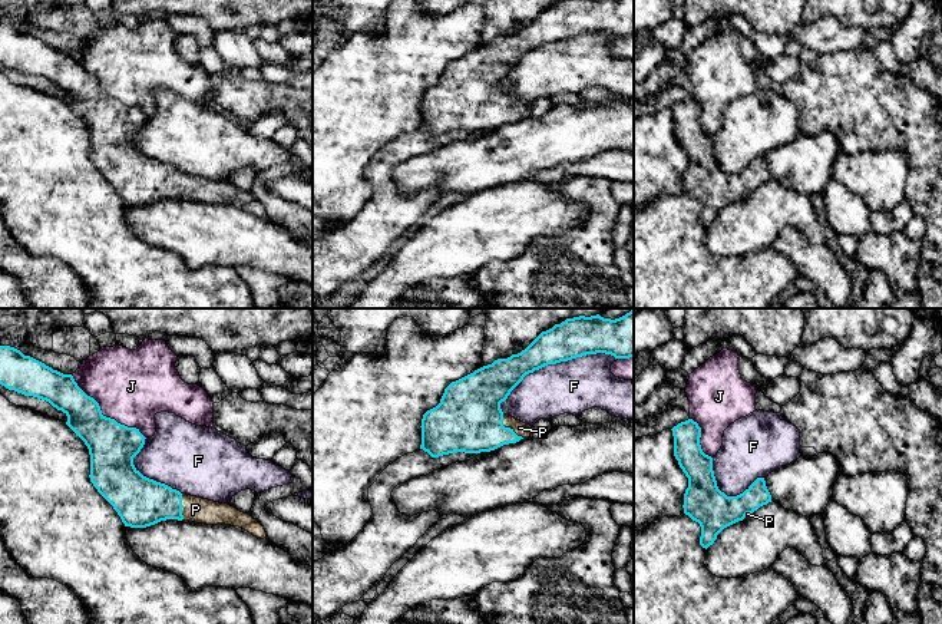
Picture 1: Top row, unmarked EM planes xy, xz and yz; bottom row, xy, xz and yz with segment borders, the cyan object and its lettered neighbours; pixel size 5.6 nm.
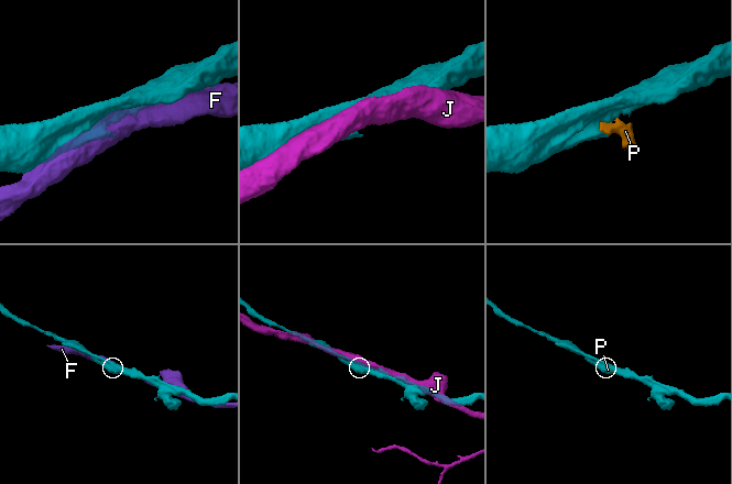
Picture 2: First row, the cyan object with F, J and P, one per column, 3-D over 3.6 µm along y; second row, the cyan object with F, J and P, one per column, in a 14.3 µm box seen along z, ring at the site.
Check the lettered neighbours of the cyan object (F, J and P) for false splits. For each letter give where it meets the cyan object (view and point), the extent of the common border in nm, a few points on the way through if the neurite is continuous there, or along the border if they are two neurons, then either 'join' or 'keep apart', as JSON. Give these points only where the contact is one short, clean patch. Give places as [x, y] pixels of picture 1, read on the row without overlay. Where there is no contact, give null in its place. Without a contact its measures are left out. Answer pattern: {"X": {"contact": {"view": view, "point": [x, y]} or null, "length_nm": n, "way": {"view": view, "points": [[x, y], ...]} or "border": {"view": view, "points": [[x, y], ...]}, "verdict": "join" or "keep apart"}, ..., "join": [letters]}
{"F": {"contact": {"view": "xz", "point": [552, 42]}, "length_nm": 700, "verdict": "keep apart"}, "J": {"contact": {"view": "xy", "point": [102, 93]}, "length_nm": 550, "verdict": "keep apart"}, "P": {"contact": {"view": "xz", "point": [508, 106]}, "length_nm": 180, "way": {"view": "xz", "points": [[469, 98], [483, 106], [508, 106], [519, 106]]}, "verdict": "join"}, "join": ["P"]}

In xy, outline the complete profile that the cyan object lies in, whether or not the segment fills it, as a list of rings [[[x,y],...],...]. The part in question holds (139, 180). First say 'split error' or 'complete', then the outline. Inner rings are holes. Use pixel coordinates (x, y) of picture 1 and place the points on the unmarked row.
split error; [[[0,24],[0,63],[46,79],[67,95],[66,103],[89,128],[90,161],[125,205],[146,207],[166,198],[184,198],[239,205],[257,217],[267,217],[264,205],[249,192],[229,182],[181,172],[143,155],[133,136],[146,116],[139,108],[103,95],[99,82],[77,65],[72,53],[53,49],[14,26]]]

